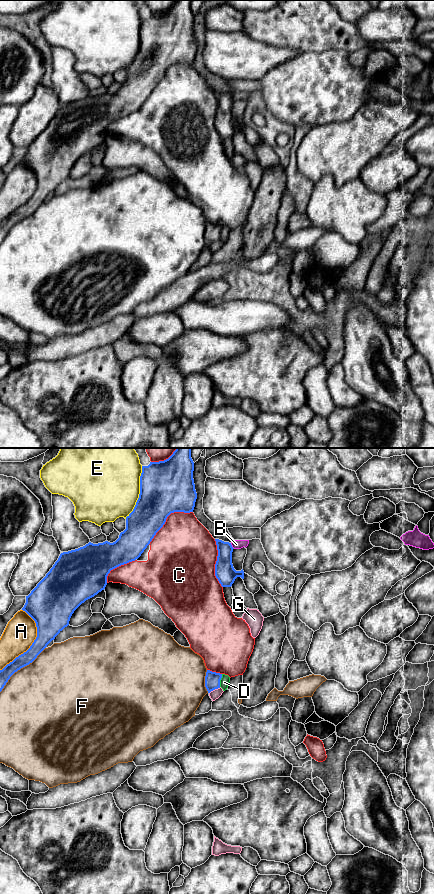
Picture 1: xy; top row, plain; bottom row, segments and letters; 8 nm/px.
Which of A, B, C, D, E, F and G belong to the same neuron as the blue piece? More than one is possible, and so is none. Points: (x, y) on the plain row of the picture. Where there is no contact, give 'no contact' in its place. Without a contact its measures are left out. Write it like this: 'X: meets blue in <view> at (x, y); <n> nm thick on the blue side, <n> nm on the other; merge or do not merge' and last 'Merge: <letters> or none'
A: meets blue in xy at (32, 195); 260 nm thick on the blue side, 260 nm on the other; do not merge
B: meets blue in xy at (231, 98); 160 nm thick on the blue side, 80 nm on the other; do not merge
C: meets blue in xy at (166, 70); 420 nm thick on the blue side, 440 nm on the other; do not merge
D: meets blue in xy at (219, 232); 130 nm thick on the blue side, 80 nm on the other; merge
E: meets blue in xy at (140, 44); 420 nm thick on the blue side, 480 nm on the other; do not merge
F: meets blue in xy at (20, 220); 110 nm thick on the blue side, 500 nm on the other; do not merge
G: meets blue in xy at (214, 241); 130 nm thick on the blue side, 80 nm on the other; do not merge
Merge: D

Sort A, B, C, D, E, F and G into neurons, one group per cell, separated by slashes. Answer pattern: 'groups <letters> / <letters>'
groups A / B / C / D / E / F / G

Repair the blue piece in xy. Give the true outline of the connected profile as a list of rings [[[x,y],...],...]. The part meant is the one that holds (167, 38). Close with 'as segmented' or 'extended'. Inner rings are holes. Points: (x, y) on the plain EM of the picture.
[[[176,0],[168,11],[142,18],[139,50],[133,63],[126,69],[126,81],[120,85],[119,90],[113,95],[89,94],[83,99],[60,106],[46,128],[26,148],[22,162],[35,173],[37,189],[26,204],[0,222],[0,244],[15,224],[32,215],[69,177],[72,166],[82,155],[105,141],[111,122],[141,108],[171,65],[193,64],[197,51],[193,23],[191,0]]]; as segmented

